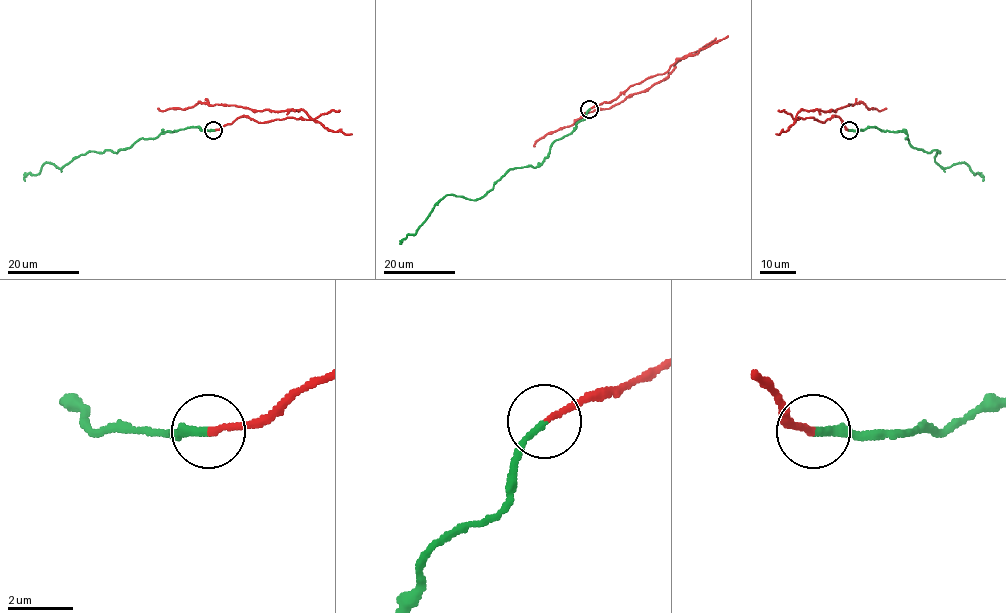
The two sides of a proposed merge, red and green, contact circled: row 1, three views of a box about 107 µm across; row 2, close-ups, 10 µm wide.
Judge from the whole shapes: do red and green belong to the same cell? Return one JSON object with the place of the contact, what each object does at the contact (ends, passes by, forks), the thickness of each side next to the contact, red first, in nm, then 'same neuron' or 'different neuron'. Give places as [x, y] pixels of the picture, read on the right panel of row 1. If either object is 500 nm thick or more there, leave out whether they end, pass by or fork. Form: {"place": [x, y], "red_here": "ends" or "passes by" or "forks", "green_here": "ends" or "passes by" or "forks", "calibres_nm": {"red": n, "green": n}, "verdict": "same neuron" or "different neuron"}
{"place": [849, 130], "red_here": "ends", "green_here": "ends", "calibres_nm": {"red": 180, "green": 200}, "verdict": "same neuron"}

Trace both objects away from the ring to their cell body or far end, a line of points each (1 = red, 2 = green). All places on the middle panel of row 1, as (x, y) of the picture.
1: (590, 108), (665, 73), (685, 56), (663, 79), (609, 108), (586, 112), (534, 146)
2: (590, 108), (571, 133), (556, 139), (541, 163), (509, 169), (476, 200), (446, 195), (401, 243)

